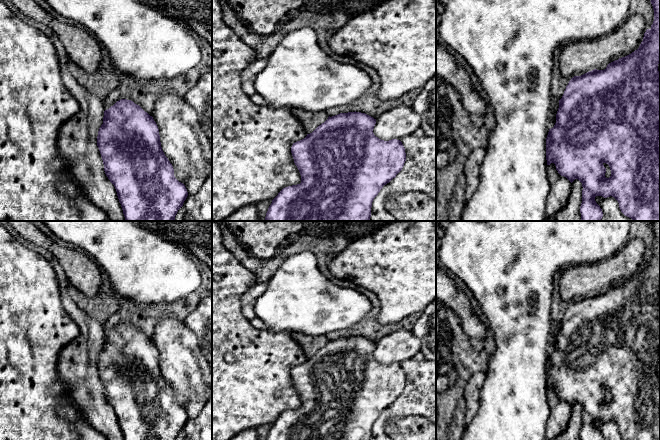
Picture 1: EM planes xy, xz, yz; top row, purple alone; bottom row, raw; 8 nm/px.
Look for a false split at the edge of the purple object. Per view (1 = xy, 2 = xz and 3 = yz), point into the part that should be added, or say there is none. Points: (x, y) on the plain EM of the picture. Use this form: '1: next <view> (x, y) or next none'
1: next none
2: next none
3: next none

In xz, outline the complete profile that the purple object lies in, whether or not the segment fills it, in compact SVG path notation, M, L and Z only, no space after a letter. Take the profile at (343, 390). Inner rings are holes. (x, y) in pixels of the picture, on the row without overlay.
M348 336L328 341L312 357L291 371L301 407L283 412L272 424L266 440L371 440L374 422L384 409L402 394L406 385L405 372L400 364L384 365L373 357L376 343L361 337Z

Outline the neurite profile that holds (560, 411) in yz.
M554 387L547 390L547 397L550 404L550 417L546 428L546 440L552 440L566 429L572 408L558 397Z

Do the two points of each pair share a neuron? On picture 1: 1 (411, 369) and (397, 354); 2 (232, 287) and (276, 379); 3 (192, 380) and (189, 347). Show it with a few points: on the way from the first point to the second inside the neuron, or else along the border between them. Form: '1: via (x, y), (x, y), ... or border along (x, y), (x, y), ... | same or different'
1: border along (412, 357), (400, 364) | different
2: via (232, 310), (232, 334), (253, 356) | same
3: via (189, 372), (189, 355) | same

